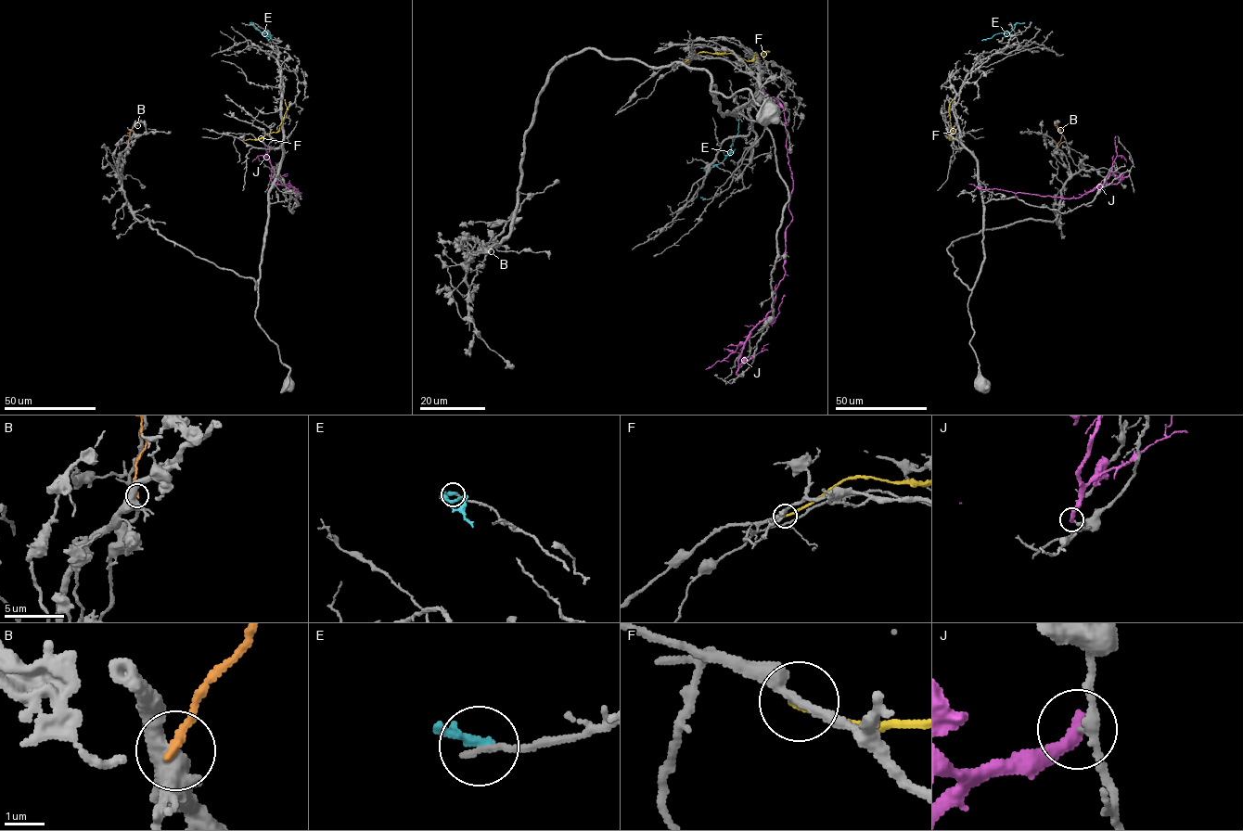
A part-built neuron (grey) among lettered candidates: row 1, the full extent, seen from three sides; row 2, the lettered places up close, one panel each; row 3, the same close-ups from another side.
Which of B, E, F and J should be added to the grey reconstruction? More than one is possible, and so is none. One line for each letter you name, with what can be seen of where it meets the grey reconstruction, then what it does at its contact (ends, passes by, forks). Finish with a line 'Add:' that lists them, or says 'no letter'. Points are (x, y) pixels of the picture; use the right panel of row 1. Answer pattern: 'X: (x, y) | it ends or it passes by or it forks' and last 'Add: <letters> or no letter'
Add: no letter

